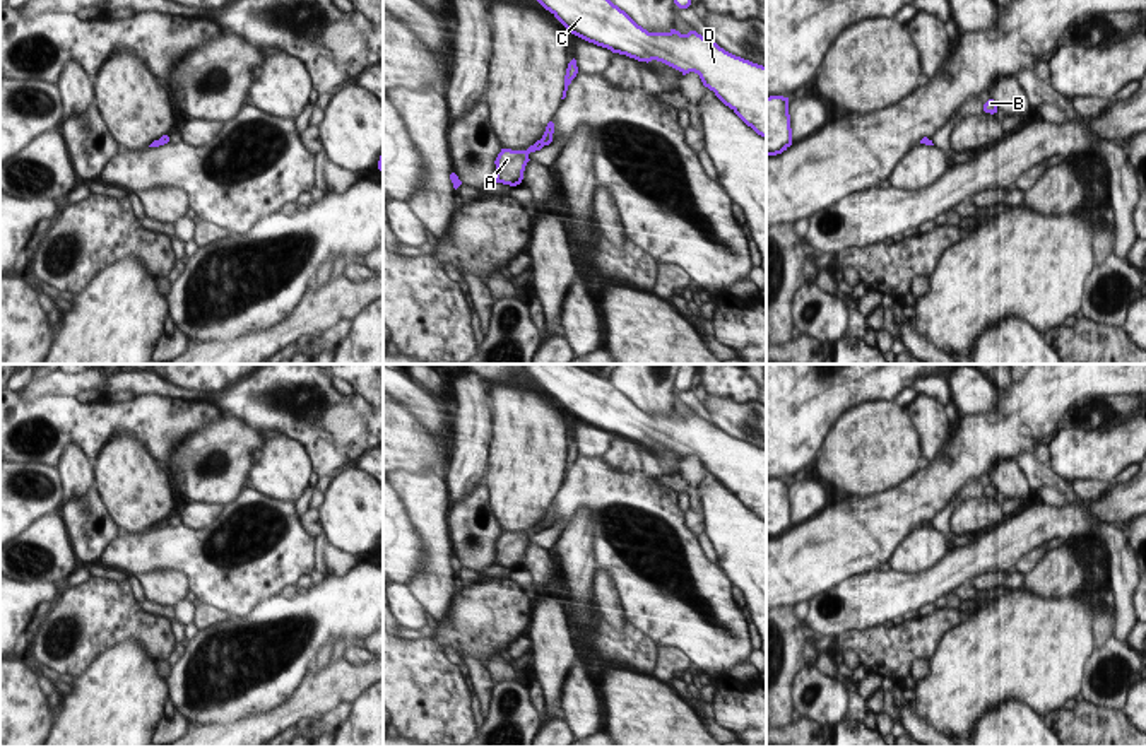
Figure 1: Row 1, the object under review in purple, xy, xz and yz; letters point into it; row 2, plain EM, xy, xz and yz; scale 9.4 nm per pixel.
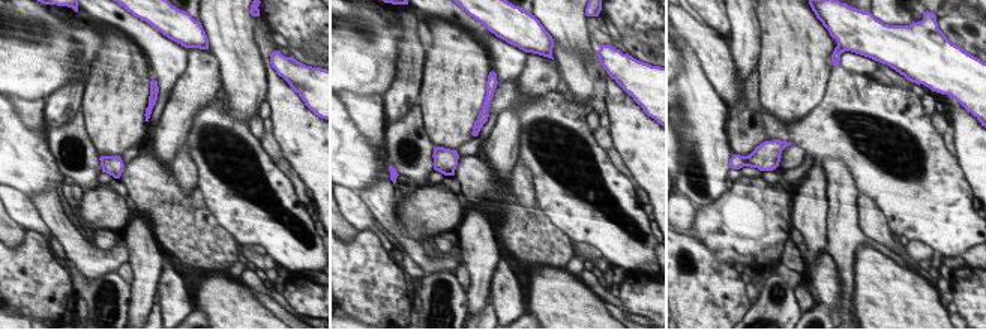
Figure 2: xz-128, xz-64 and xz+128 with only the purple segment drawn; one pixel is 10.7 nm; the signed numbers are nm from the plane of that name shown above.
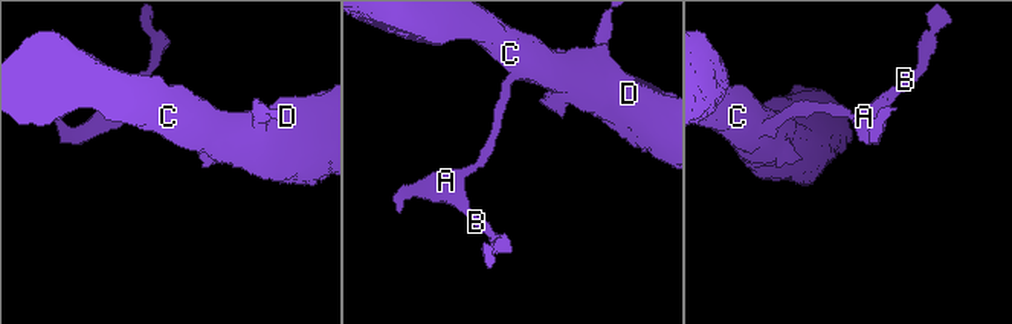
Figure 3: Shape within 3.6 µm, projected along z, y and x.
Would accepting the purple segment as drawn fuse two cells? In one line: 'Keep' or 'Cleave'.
Keep.

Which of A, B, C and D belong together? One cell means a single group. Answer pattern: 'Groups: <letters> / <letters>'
Groups: A B C D.

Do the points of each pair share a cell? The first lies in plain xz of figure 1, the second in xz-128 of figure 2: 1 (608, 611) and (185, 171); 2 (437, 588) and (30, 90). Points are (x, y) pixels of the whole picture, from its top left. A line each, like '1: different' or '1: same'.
1: same
2: different

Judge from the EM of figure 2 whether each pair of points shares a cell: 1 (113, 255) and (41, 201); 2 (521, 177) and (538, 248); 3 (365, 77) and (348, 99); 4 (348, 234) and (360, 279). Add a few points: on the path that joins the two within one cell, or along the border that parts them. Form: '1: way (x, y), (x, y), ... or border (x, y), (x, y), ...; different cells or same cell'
1: way (93, 255), (87, 255), (56, 221); same cell
2: border (509, 185), (517, 200), (532, 212); different cells
3: border (345, 89), (360, 95), (381, 96); different cells
4: border (359, 233), (345, 242); different cells

